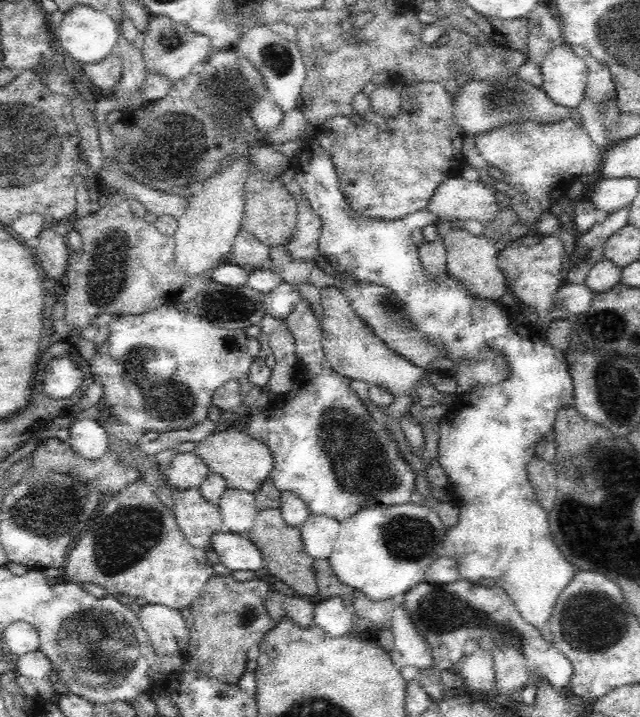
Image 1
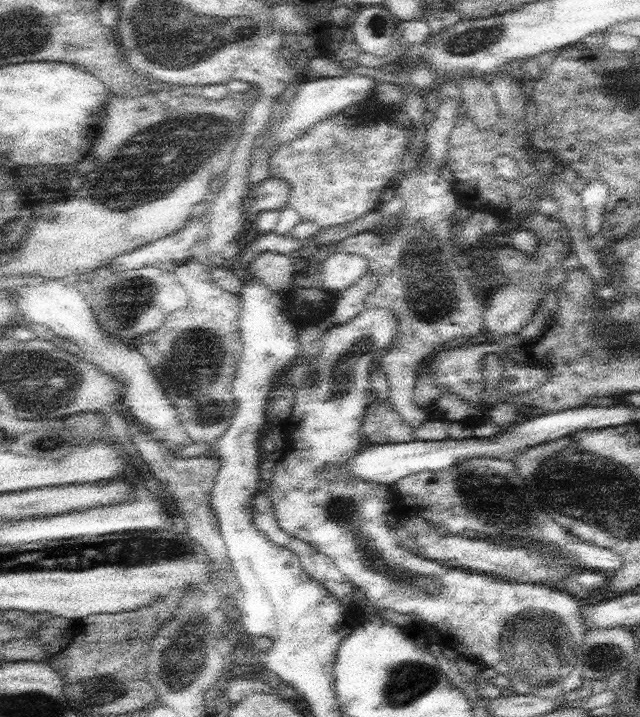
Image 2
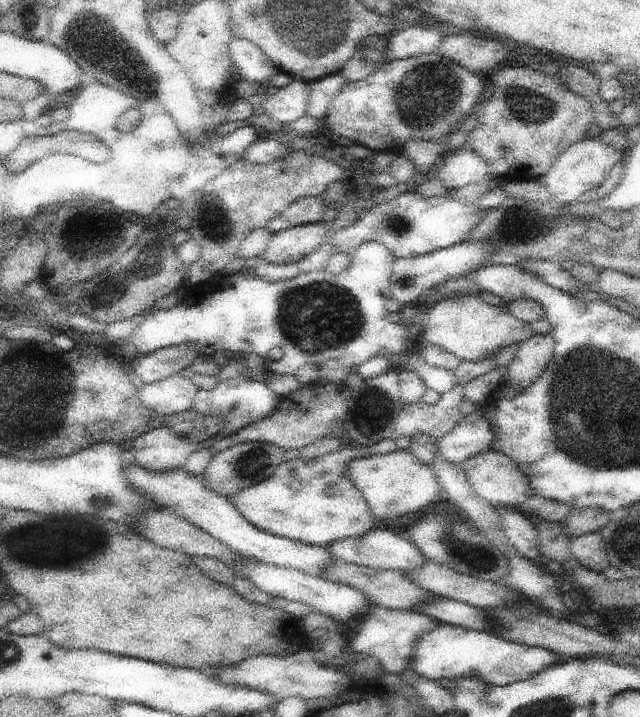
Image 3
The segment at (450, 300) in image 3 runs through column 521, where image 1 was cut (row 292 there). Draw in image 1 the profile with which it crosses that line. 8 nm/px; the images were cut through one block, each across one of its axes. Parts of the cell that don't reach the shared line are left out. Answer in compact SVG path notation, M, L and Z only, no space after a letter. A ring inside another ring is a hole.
M323 287L320 288L320 295L321 344L332 370L353 380L363 380L368 385L387 388L394 397L408 394L413 385L424 376L425 369L404 359L376 336L374 329L366 325L354 311L350 299L341 288Z

